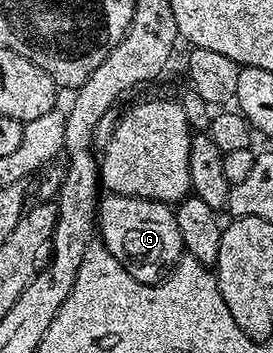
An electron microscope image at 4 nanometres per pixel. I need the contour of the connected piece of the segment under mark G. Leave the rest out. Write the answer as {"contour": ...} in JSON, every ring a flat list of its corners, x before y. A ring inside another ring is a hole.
{"contour":[[109,192,100,199,95,226,101,245,123,264,136,282,156,284,162,281,183,257,183,236,179,236,177,216,168,202]]}

